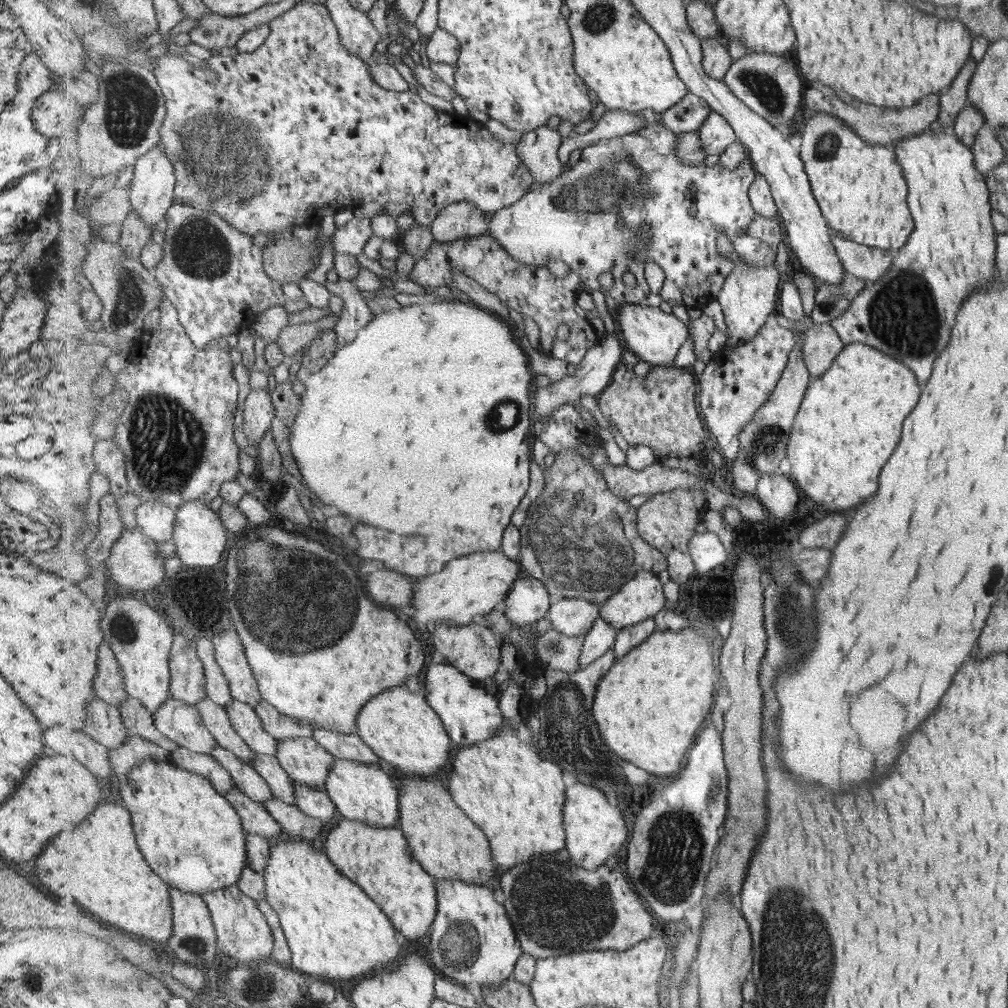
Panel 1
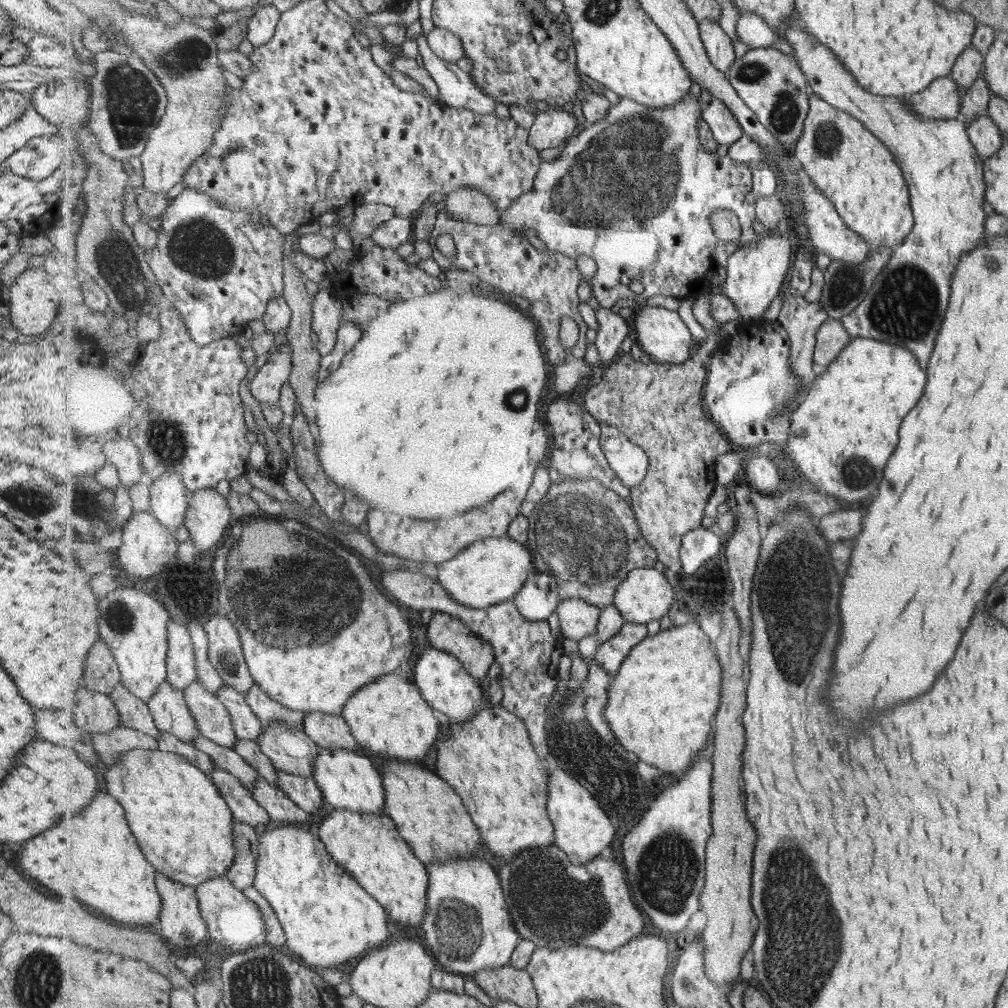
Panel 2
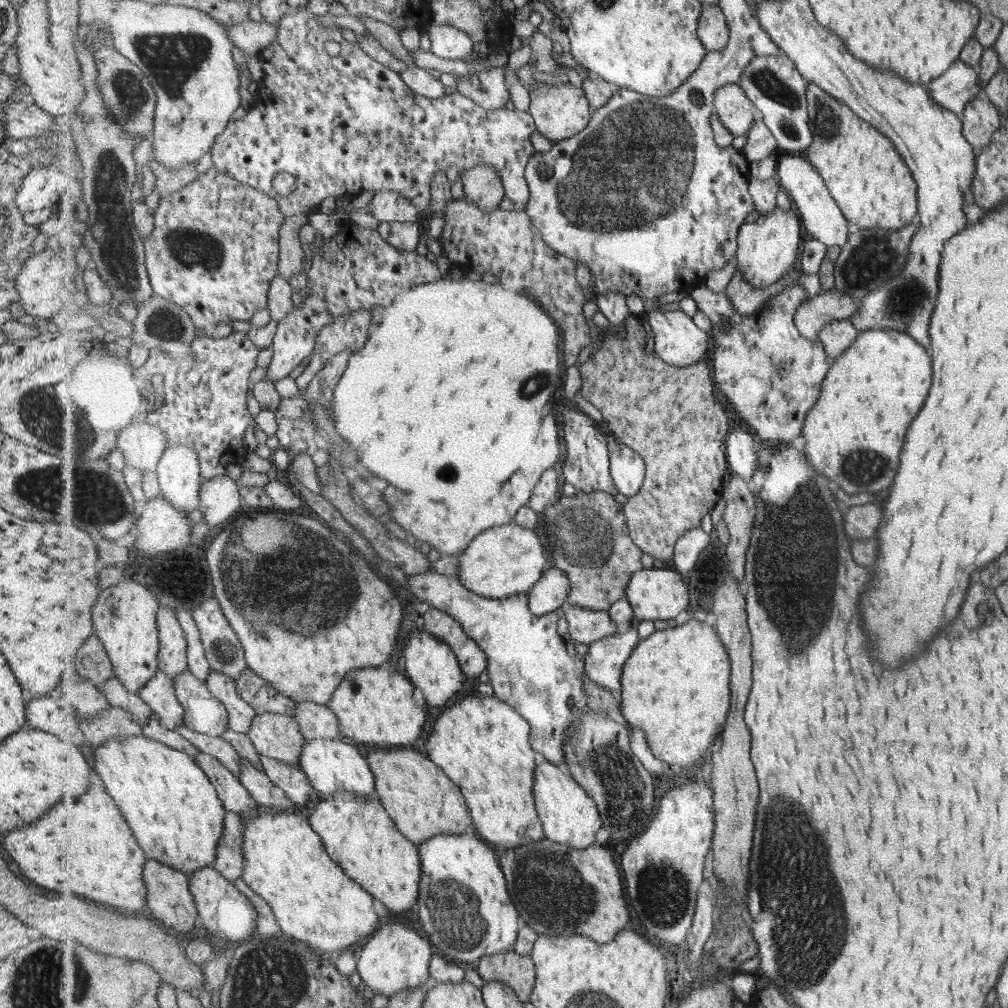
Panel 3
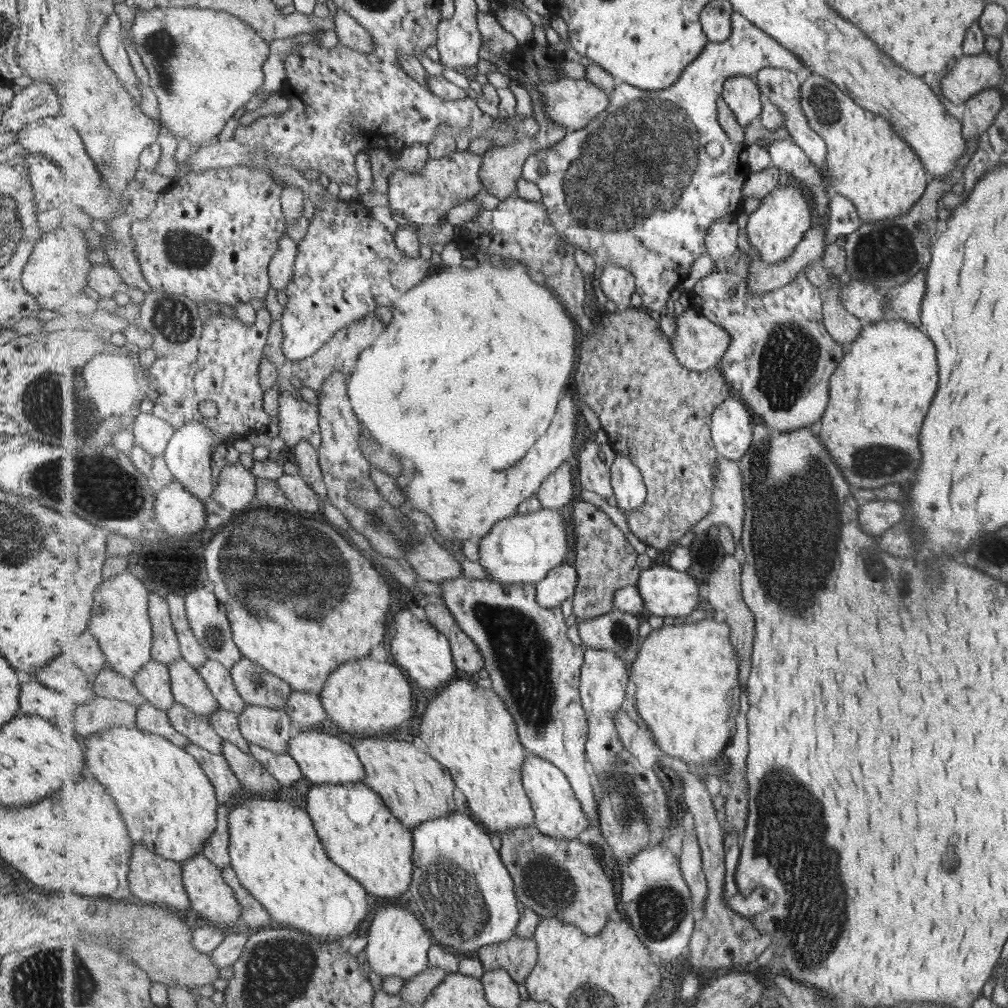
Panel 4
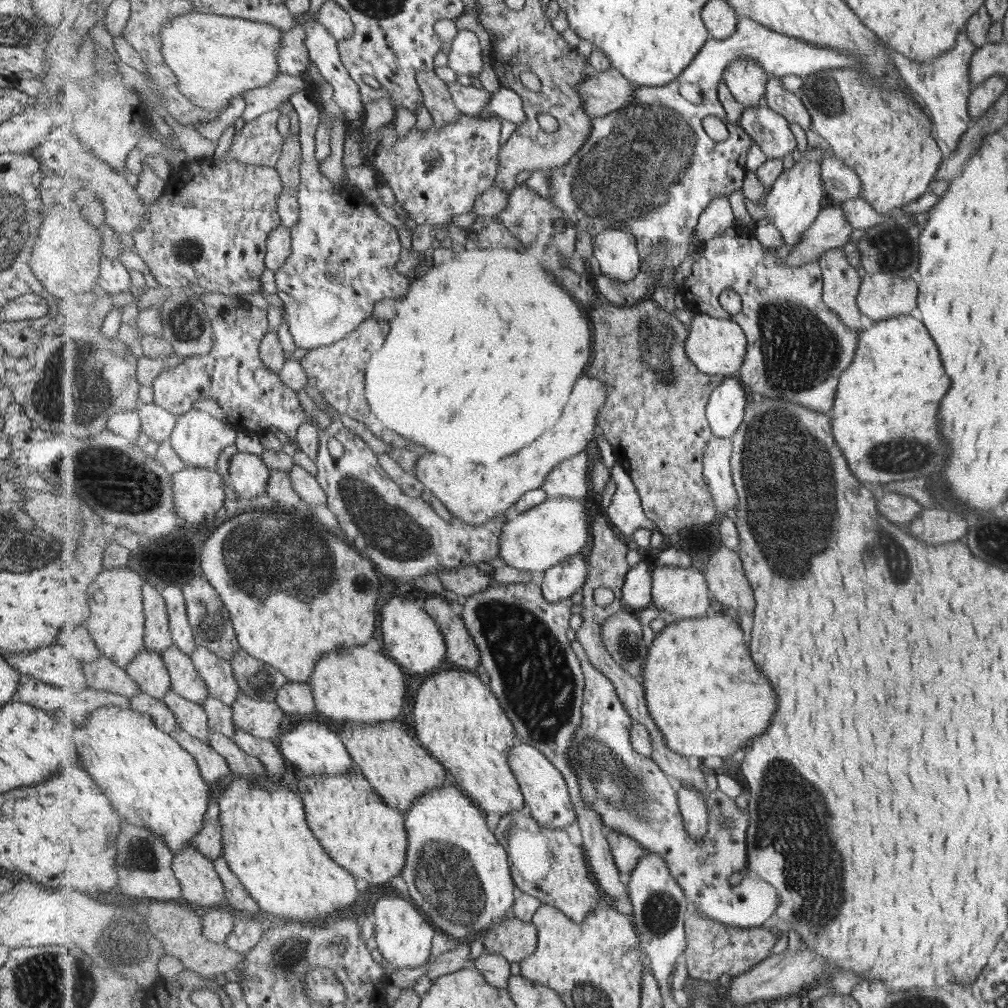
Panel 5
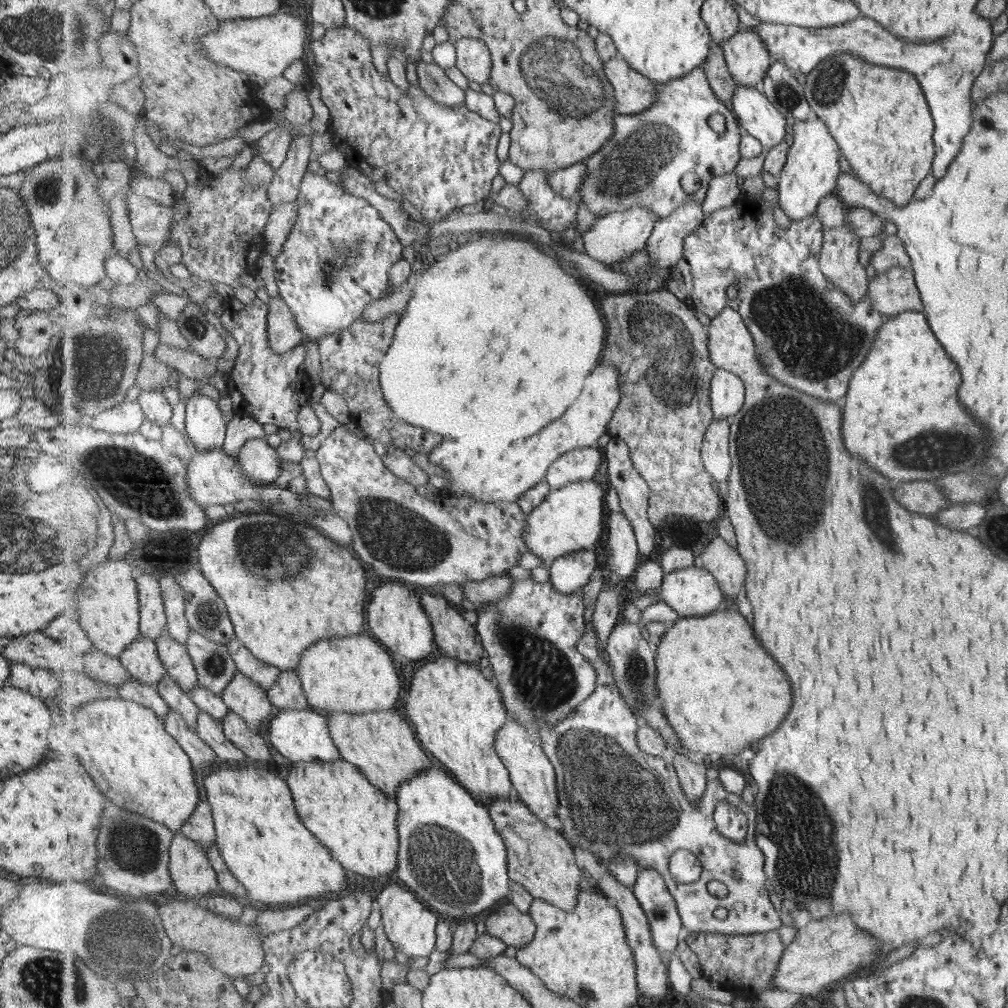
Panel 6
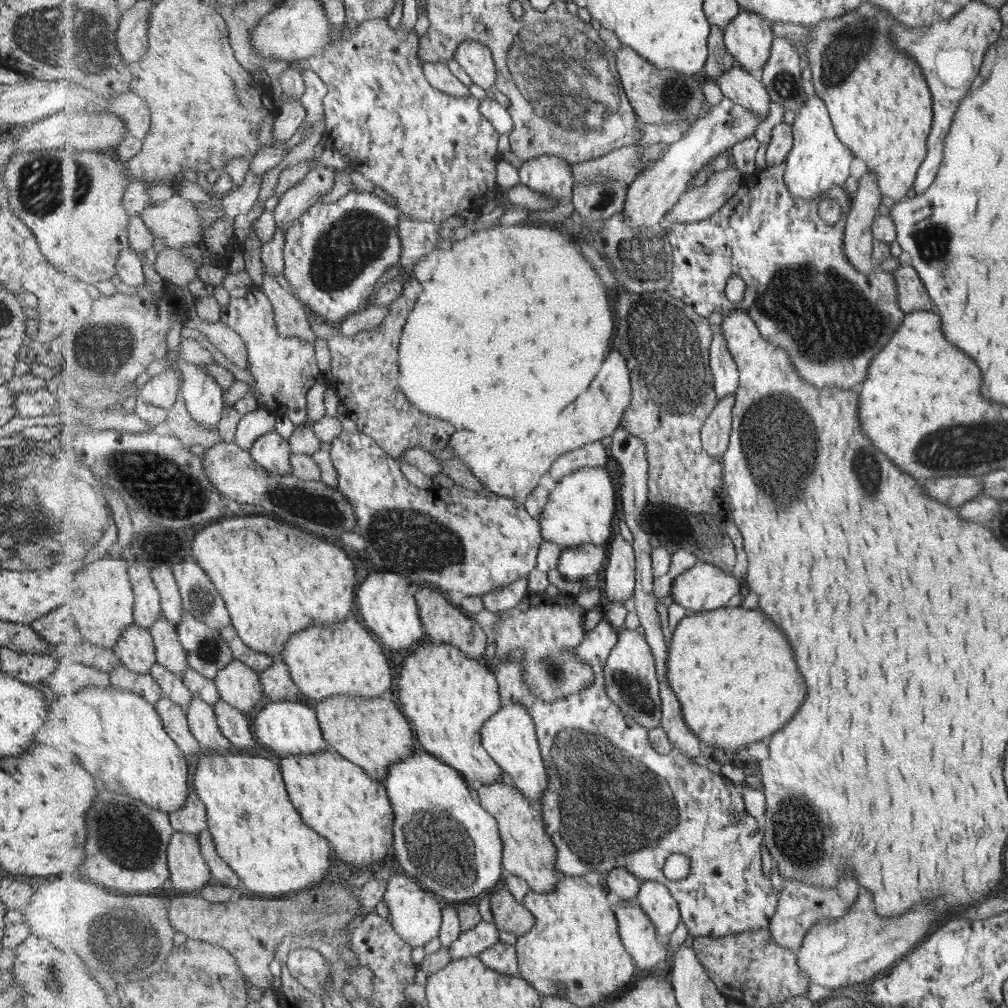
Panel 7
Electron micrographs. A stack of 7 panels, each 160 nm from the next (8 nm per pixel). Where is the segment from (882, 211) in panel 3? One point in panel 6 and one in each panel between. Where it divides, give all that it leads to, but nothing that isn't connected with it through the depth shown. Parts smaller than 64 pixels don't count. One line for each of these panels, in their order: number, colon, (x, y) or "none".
4: (870, 164)
5: (882, 134)
6: (879, 116)

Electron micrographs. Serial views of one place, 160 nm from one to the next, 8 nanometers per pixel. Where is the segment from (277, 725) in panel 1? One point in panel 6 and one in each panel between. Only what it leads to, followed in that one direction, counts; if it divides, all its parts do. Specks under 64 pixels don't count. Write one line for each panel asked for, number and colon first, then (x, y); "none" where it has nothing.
2: (270, 711)
3: (260, 694)
4: (258, 686)
5: (257, 679)
6: (265, 674)

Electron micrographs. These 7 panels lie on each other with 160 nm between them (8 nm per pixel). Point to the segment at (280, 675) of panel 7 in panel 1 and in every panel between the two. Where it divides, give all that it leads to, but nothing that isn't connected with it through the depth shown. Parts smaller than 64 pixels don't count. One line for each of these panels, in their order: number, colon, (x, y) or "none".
1: (350, 746)
2: (328, 730)
3: (316, 721)
4: (307, 710)
5: (294, 697)
6: (287, 692)

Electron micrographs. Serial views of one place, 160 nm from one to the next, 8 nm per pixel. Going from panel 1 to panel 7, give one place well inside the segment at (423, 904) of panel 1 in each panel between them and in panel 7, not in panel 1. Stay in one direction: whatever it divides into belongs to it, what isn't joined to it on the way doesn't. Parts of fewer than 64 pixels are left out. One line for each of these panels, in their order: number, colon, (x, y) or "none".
2: (369, 846)
3: (357, 830)
4: (359, 830)
5: (356, 826)
6: (357, 821)
7: (353, 810)

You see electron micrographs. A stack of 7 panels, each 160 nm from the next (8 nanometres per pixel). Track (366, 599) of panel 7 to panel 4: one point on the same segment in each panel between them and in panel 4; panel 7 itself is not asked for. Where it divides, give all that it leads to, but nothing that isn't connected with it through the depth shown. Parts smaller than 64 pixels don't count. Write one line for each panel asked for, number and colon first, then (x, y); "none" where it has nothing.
4: (425, 654)
5: (412, 637)
6: (396, 617)

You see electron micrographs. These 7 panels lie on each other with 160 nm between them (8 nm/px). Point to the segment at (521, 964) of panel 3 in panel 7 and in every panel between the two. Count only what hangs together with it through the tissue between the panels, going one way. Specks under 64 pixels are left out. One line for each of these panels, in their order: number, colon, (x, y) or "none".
4: (519, 956)
5: (516, 940)
6: (517, 929)
7: (510, 915)

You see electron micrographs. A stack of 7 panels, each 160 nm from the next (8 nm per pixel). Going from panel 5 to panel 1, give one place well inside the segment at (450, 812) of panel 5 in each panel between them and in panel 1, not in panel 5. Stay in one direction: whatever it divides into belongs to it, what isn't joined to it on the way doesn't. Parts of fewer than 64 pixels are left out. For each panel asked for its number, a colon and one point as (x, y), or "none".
1: (473, 941)
2: (468, 927)
3: (466, 908)
4: (466, 895)

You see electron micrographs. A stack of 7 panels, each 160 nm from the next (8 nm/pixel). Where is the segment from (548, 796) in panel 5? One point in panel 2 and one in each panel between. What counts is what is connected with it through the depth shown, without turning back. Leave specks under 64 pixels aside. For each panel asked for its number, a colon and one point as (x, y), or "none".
2: (583, 829)
3: (570, 816)
4: (559, 813)

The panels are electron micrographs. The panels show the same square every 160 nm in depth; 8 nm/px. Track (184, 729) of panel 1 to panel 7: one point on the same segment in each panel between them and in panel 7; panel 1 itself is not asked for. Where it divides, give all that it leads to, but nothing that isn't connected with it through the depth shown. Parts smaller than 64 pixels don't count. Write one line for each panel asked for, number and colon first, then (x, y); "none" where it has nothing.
2: (172, 714)
3: (159, 692)
4: (153, 681)
5: (149, 669)
6: (142, 658)
7: (136, 649)

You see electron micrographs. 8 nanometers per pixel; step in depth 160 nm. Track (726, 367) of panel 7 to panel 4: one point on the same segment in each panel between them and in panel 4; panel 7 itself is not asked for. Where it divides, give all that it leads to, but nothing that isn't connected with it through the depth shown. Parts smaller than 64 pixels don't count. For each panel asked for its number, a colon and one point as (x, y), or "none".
4: (733, 431)
5: (726, 409)
6: (728, 390)

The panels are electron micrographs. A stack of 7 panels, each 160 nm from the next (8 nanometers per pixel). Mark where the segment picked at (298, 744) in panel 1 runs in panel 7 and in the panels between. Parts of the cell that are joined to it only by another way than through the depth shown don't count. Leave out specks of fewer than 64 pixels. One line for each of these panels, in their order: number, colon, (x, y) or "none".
2: (291, 749)
3: (275, 735)
4: (271, 728)
5: (262, 718)
6: (244, 696)
7: (238, 684)

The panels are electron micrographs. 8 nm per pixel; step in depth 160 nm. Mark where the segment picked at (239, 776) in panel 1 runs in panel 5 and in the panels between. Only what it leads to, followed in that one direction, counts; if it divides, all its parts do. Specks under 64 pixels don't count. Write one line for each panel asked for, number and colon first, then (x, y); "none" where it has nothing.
2: (227, 758)
3: (217, 746)
4: (197, 728)
5: (192, 717)

